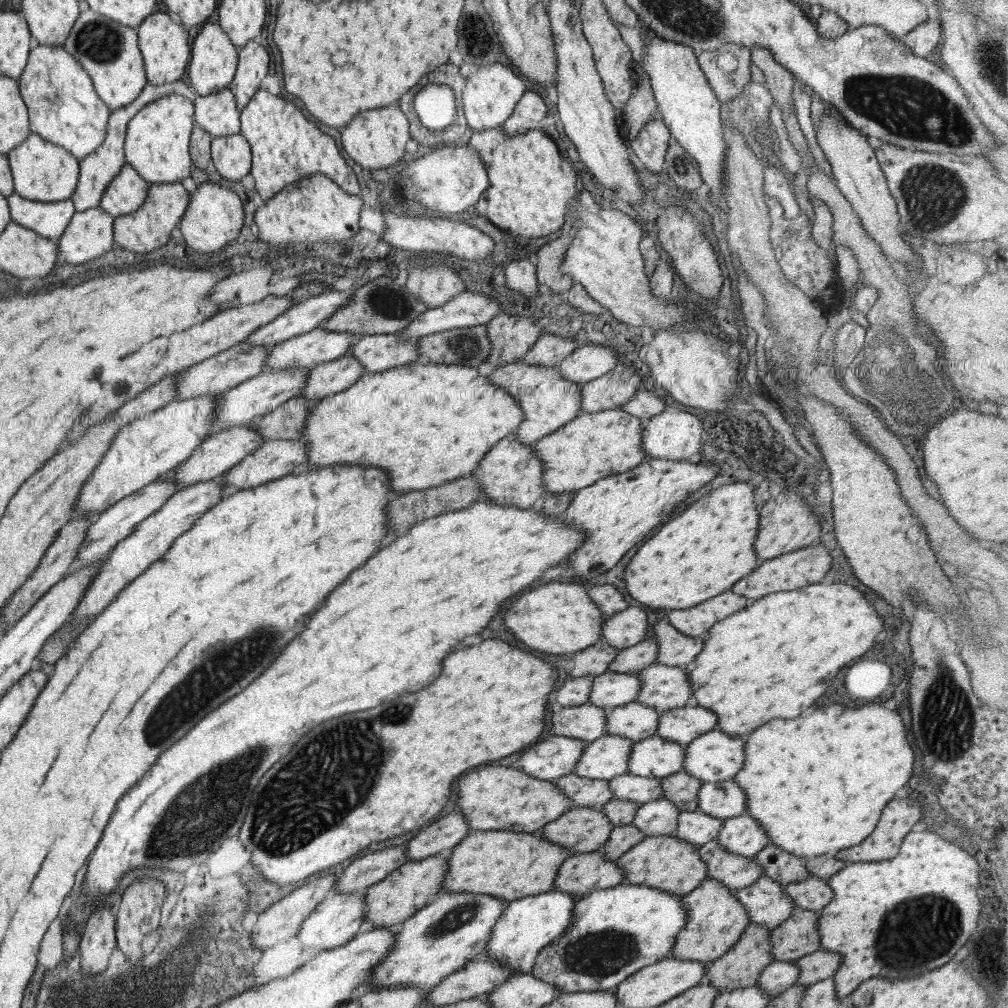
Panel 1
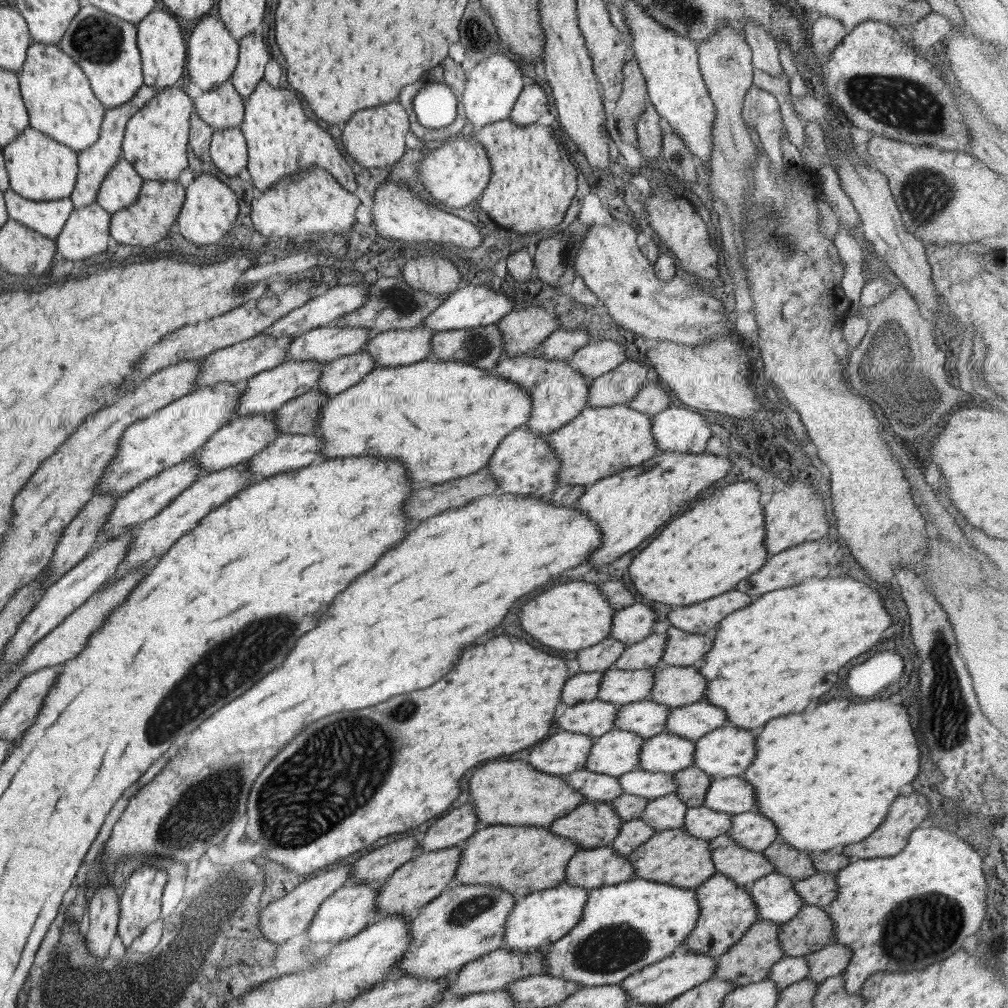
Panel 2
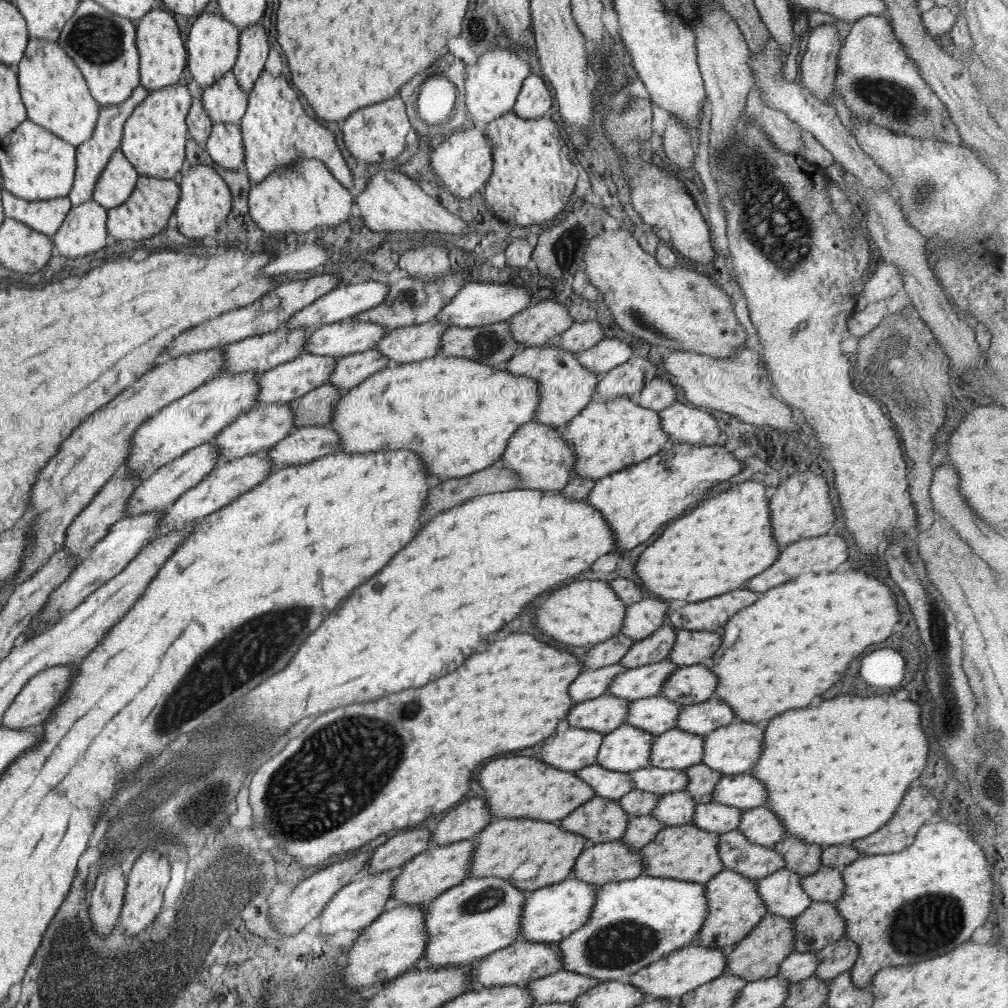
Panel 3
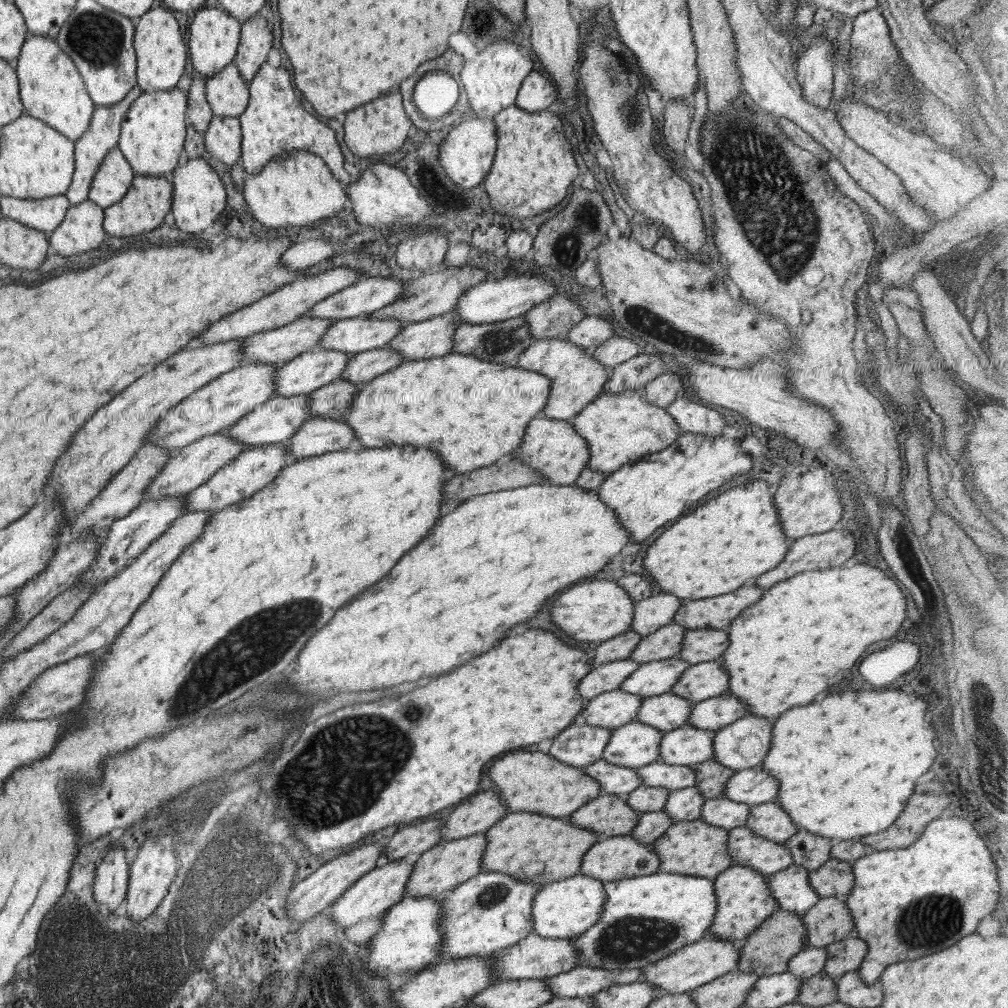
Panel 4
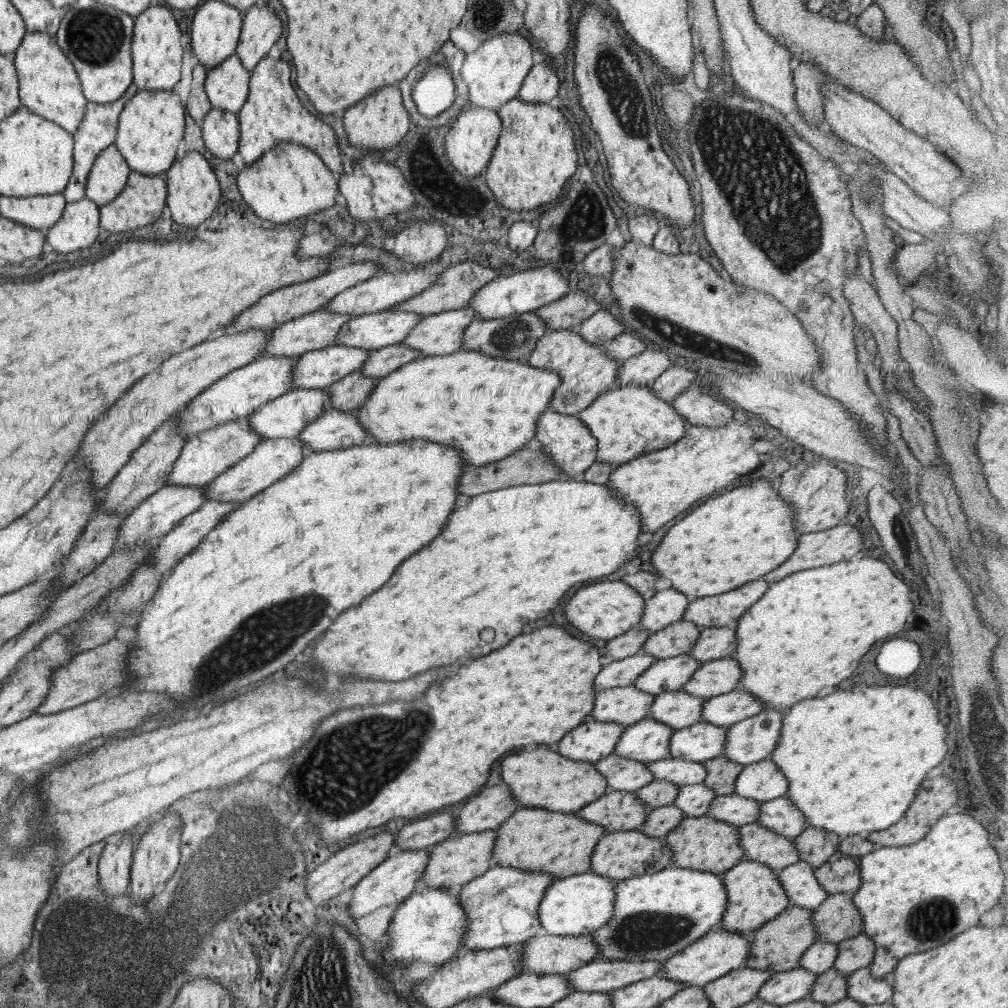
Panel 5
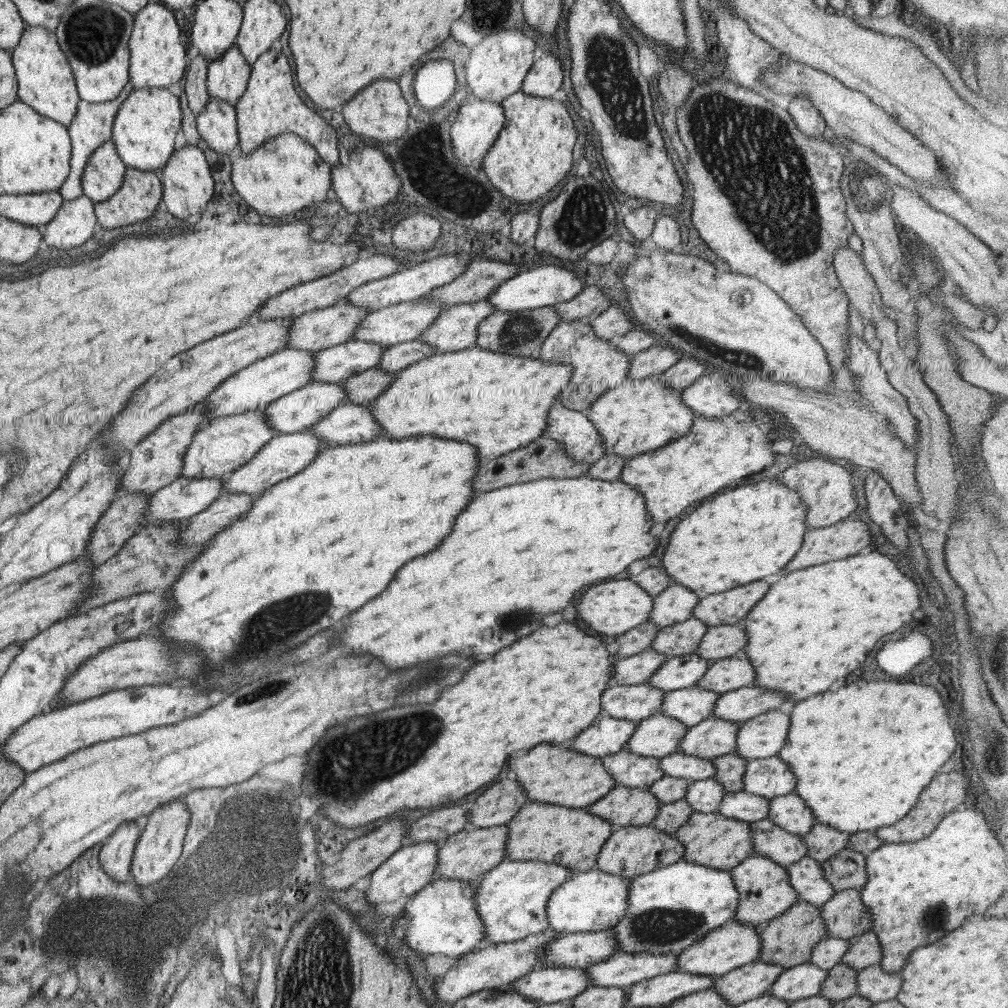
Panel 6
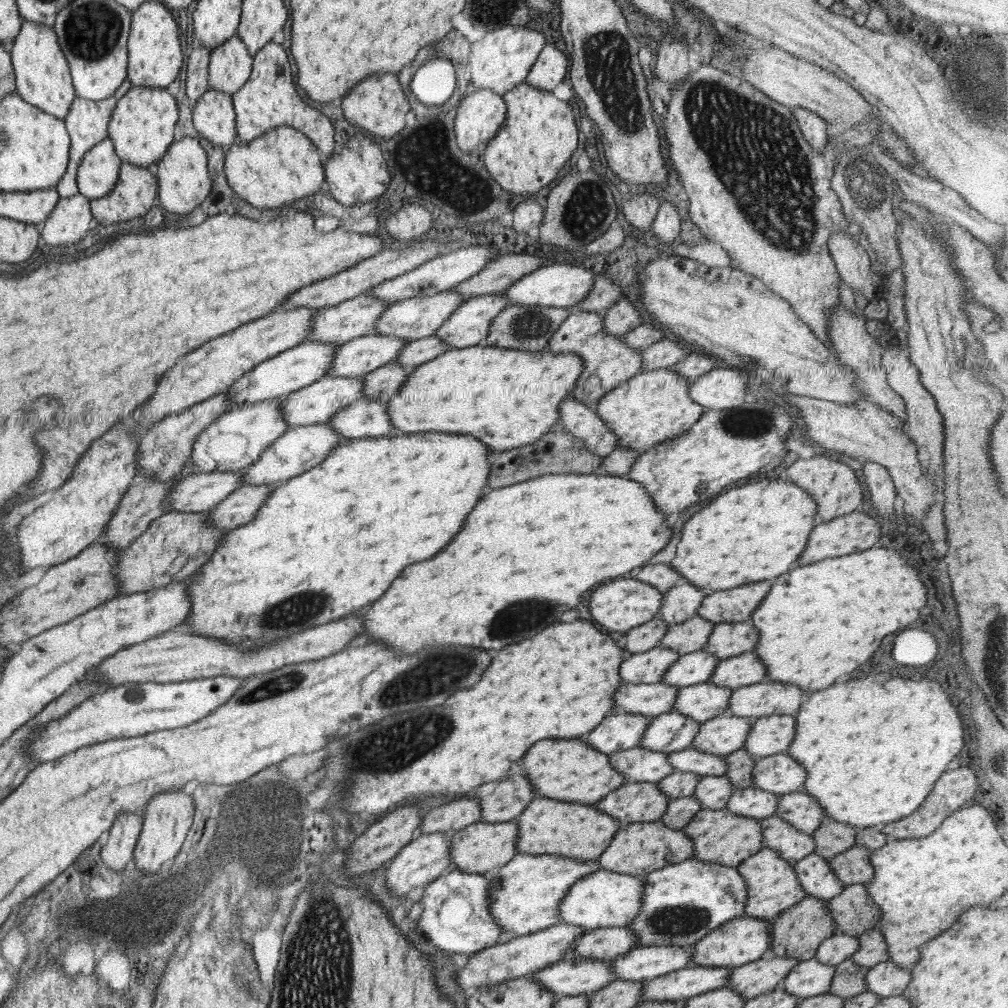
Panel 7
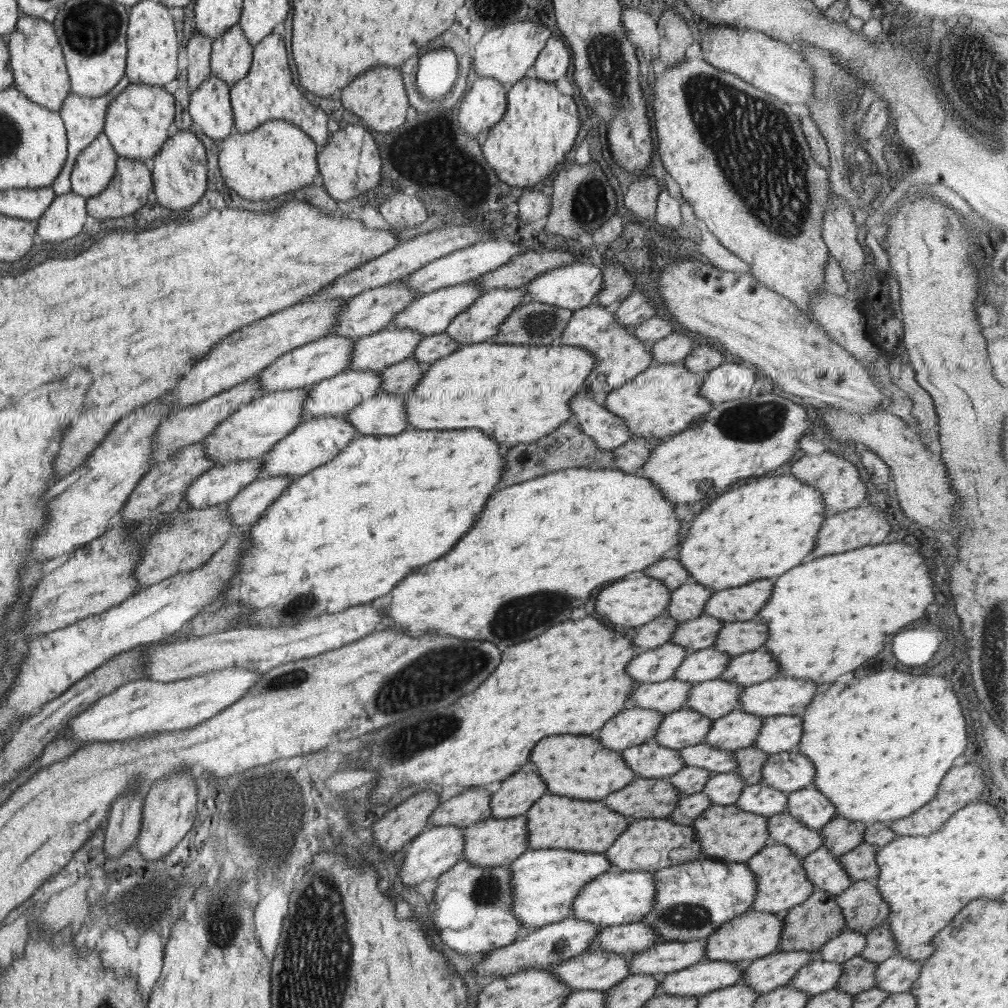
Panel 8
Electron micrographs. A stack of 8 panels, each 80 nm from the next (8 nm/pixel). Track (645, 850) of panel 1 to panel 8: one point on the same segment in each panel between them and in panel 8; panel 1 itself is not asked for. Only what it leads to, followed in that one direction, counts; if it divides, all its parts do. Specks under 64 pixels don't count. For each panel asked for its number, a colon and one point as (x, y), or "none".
2: (674, 857)
3: (684, 852)
4: (695, 848)
5: (702, 843)
6: (713, 840)
7: (718, 836)
8: (725, 833)

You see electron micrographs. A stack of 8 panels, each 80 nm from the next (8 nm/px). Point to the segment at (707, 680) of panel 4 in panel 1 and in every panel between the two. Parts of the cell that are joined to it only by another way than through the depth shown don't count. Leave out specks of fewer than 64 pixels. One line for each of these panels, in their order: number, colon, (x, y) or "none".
1: (663, 688)
2: (672, 686)
3: (687, 685)

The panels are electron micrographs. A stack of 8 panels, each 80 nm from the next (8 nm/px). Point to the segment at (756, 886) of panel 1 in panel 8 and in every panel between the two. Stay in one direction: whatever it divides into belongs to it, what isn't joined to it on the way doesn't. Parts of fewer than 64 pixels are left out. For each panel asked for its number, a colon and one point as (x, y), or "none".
2: (775, 900)
3: (781, 893)
4: (790, 887)
5: (801, 888)
6: (806, 878)
7: (815, 877)
8: (822, 869)

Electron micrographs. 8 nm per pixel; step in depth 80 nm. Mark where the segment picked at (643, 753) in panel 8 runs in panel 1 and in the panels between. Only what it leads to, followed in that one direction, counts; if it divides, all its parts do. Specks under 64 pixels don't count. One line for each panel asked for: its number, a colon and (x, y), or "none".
1: (586, 793)
2: (592, 786)
3: (605, 783)
4: (612, 779)
5: (619, 773)
6: (626, 769)
7: (636, 764)

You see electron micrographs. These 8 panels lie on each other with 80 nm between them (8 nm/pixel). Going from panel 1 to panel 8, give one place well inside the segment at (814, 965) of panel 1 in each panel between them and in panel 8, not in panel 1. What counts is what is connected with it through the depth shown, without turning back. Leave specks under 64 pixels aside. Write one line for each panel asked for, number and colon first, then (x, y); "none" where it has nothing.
2: (830, 960)
3: (838, 957)
4: (843, 956)
5: (854, 953)
6: (863, 951)
7: (872, 950)
8: (879, 945)

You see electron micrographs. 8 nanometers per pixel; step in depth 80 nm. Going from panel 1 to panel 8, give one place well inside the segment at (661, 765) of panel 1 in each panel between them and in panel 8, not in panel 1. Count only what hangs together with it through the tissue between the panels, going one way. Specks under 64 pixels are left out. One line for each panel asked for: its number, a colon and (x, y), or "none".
2: (664, 752)
3: (673, 749)
4: (685, 746)
5: (701, 741)
6: (712, 737)
7: (725, 733)
8: (737, 729)

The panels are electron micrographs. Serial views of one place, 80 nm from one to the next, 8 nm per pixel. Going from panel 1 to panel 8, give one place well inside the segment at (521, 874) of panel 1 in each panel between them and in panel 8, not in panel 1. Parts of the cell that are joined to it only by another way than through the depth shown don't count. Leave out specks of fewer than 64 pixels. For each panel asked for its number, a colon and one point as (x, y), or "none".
2: (519, 859)
3: (528, 854)
4: (529, 847)
5: (560, 843)
6: (570, 837)
7: (545, 826)
8: (552, 821)

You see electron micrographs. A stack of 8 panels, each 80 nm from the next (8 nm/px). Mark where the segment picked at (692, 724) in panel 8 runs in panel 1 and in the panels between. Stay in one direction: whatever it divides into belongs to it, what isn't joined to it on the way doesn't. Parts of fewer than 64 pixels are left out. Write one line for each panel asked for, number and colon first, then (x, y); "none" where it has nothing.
1: (605, 757)
2: (614, 753)
3: (625, 749)
4: (634, 745)
5: (645, 741)
6: (657, 735)
7: (670, 732)

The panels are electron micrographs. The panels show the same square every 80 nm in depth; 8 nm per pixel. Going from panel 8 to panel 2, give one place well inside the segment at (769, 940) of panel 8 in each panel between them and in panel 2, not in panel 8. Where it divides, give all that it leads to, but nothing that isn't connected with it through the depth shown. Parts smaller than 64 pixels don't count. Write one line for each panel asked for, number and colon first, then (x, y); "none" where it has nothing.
2: (657, 984)
3: (685, 969)
4: (689, 967)
5: (716, 953)
6: (732, 945)
7: (742, 940)

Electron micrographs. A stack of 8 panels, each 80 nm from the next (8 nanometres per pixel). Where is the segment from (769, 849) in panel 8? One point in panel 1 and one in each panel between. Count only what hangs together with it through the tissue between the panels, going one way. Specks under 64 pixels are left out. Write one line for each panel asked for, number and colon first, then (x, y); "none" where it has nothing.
1: (715, 920)
2: (725, 912)
3: (734, 908)
4: (743, 900)
5: (753, 895)
6: (763, 891)
7: (771, 885)

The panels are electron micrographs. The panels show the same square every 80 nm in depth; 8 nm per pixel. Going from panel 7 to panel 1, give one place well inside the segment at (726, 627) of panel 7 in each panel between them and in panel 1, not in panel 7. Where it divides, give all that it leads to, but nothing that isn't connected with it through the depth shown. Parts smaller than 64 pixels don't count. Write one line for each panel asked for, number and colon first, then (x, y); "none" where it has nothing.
1: (673, 648)
2: (681, 649)
3: (690, 647)
4: (698, 645)
5: (712, 643)
6: (722, 641)

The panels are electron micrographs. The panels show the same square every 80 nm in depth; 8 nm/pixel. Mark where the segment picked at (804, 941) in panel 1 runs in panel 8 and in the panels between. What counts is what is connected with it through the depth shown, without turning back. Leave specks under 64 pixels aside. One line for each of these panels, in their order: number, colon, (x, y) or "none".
2: (809, 931)
3: (819, 924)
4: (828, 921)
5: (836, 918)
6: (844, 916)
7: (853, 912)
8: (863, 909)

